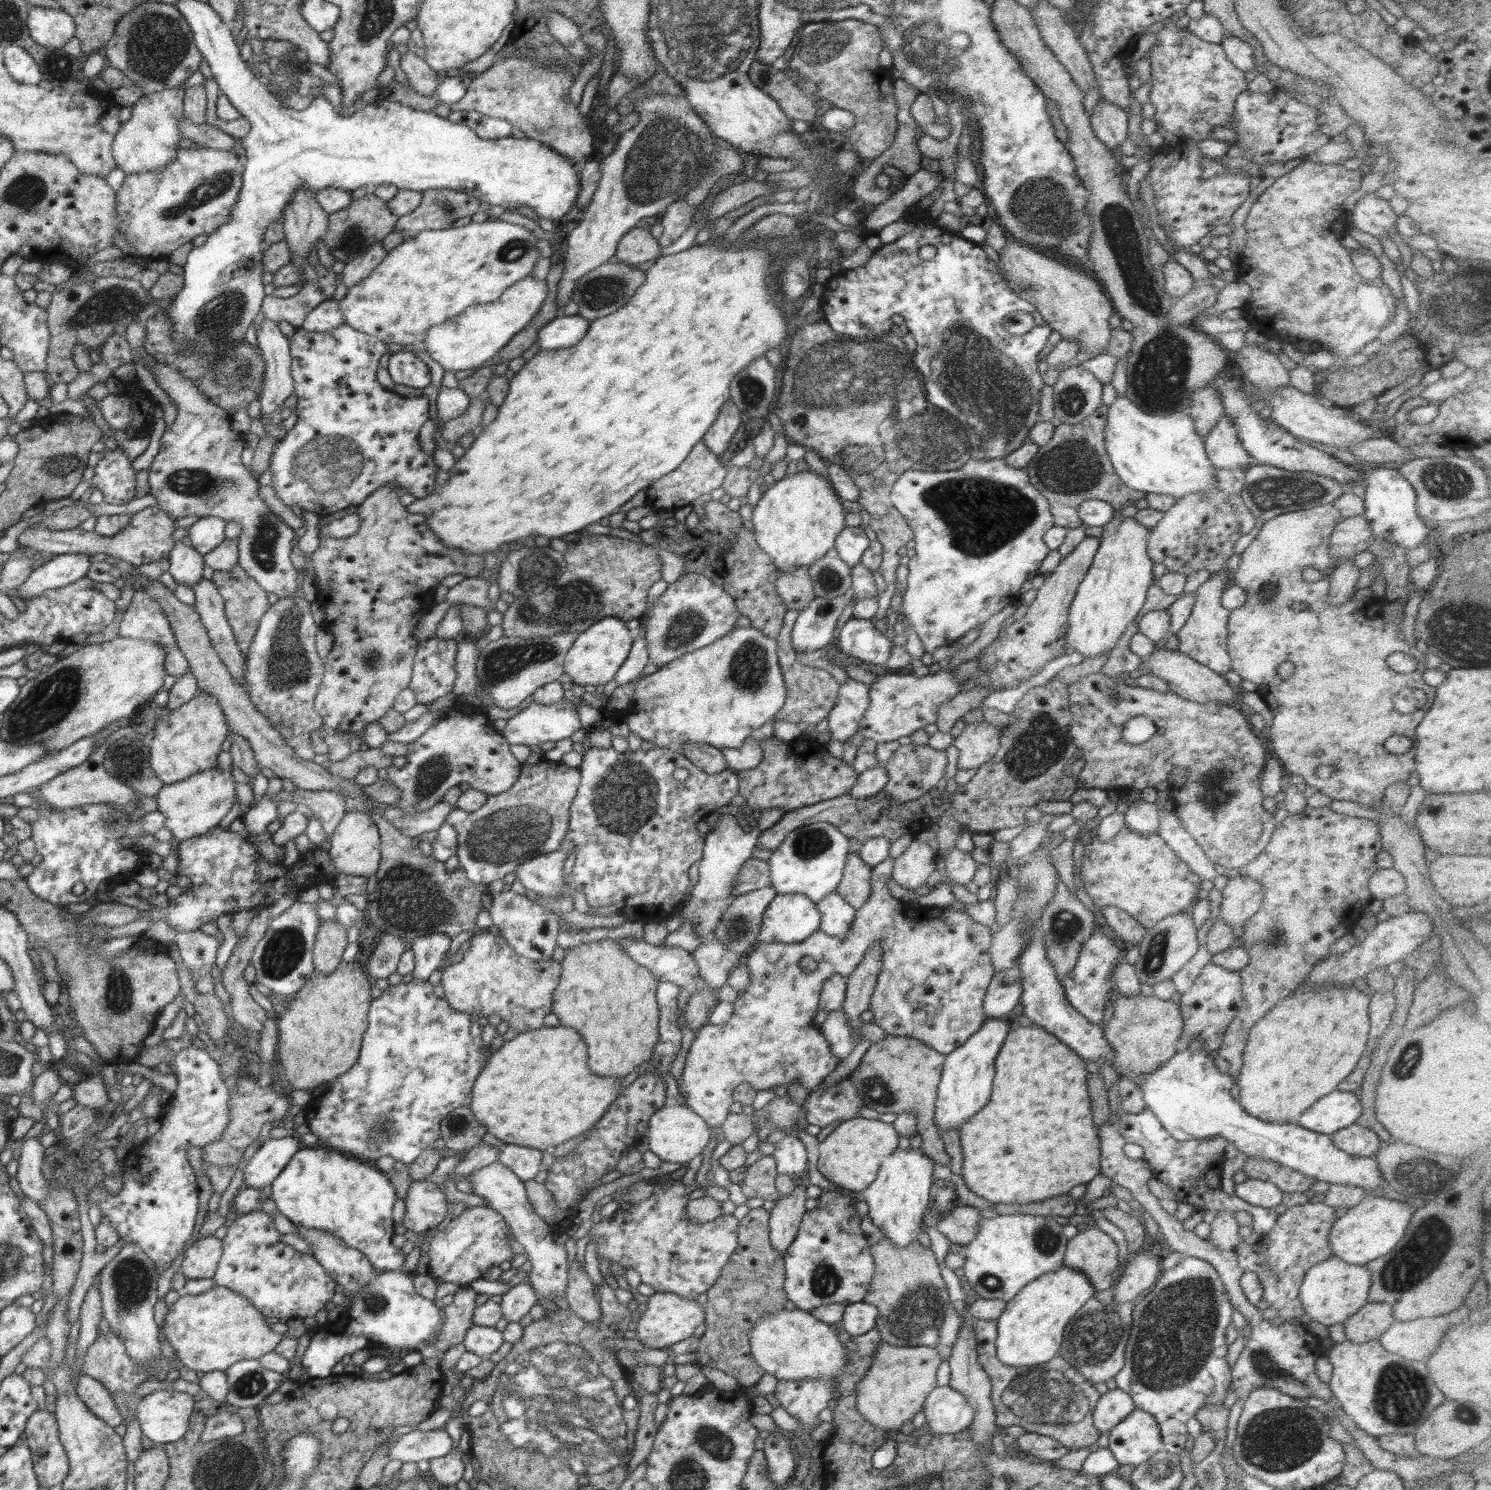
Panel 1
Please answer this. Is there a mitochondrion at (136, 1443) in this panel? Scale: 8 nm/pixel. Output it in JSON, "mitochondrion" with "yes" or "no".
{"mitochondrion":"no"}

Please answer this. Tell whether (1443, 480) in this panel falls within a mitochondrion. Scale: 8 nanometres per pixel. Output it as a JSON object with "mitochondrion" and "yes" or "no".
{"mitochondrion":"yes"}

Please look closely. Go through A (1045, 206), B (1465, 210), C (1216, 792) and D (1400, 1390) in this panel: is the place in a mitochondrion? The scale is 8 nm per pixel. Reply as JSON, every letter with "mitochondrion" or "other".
{"A":"mitochondrion","B":"other","C":"mitochondrion","D":"mitochondrion"}

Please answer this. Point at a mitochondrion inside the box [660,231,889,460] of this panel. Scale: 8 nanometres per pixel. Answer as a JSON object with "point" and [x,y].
{"point":[752,392]}

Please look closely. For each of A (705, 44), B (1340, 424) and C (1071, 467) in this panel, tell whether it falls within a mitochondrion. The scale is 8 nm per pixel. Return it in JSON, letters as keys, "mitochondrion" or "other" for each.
{"A":"mitochondrion","B":"other","C":"mitochondrion"}

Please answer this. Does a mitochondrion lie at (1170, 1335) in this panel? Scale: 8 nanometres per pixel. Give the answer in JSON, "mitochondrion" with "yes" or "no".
{"mitochondrion":"yes"}

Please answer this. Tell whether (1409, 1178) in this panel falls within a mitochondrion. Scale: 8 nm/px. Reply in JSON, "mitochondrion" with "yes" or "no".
{"mitochondrion":"yes"}

